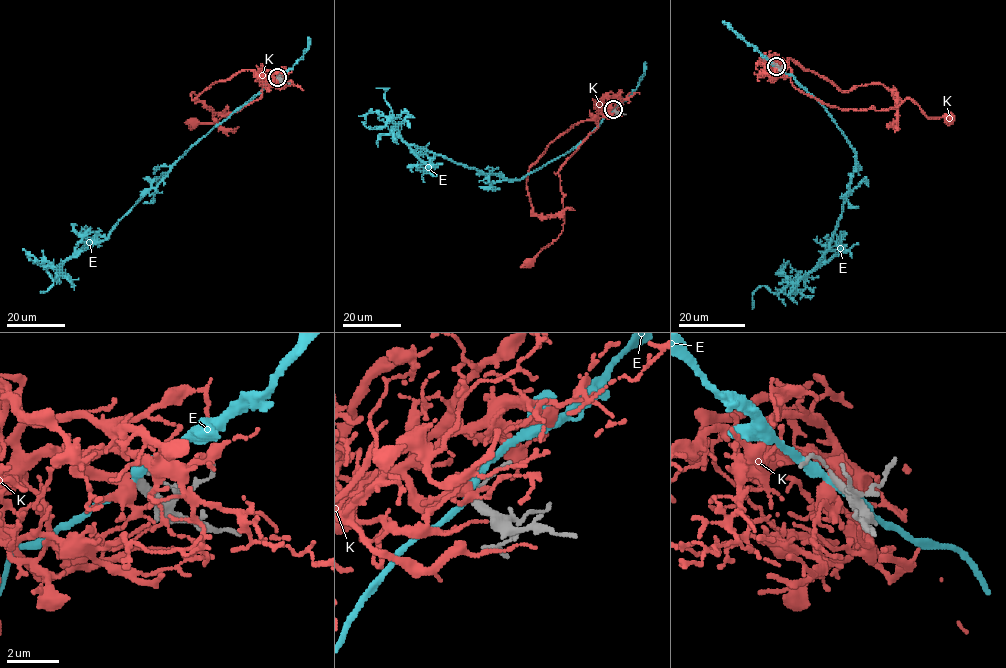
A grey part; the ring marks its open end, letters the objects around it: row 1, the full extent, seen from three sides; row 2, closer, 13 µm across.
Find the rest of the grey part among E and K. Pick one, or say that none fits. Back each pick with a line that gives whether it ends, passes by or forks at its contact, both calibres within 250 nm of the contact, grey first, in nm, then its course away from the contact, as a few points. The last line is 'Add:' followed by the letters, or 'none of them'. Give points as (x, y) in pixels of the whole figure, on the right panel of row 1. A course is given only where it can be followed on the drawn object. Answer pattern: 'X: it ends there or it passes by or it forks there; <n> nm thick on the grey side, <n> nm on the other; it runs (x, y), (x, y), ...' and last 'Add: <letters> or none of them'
K: it passes by; 240 nm thick on the grey side, 320 nm on the other; it runs (776, 66), (791, 68), (795, 87), (840, 109), (890, 109), (911, 98), (928, 117), (948, 116)
Add: K

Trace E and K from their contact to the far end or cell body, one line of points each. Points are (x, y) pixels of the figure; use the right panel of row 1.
E: (776, 66), (824, 107), (856, 166), (815, 267), (777, 293), (760, 286), (752, 308)
K: (776, 66), (791, 68), (795, 87), (840, 109), (890, 109), (911, 98), (928, 117), (948, 116)

